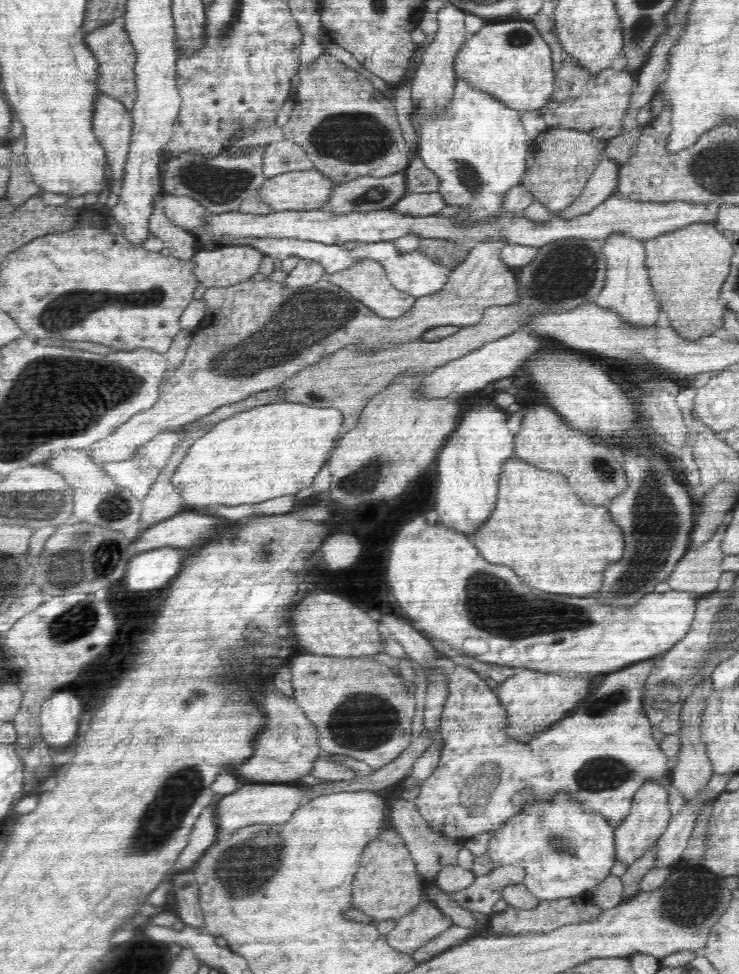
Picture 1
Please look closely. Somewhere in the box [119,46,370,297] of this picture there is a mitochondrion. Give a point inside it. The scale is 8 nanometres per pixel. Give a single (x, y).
(217, 185)

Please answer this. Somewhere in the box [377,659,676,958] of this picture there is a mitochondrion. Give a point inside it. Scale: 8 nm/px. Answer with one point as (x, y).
(467, 794)

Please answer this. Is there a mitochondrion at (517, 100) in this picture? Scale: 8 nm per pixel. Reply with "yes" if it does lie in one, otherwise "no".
no

